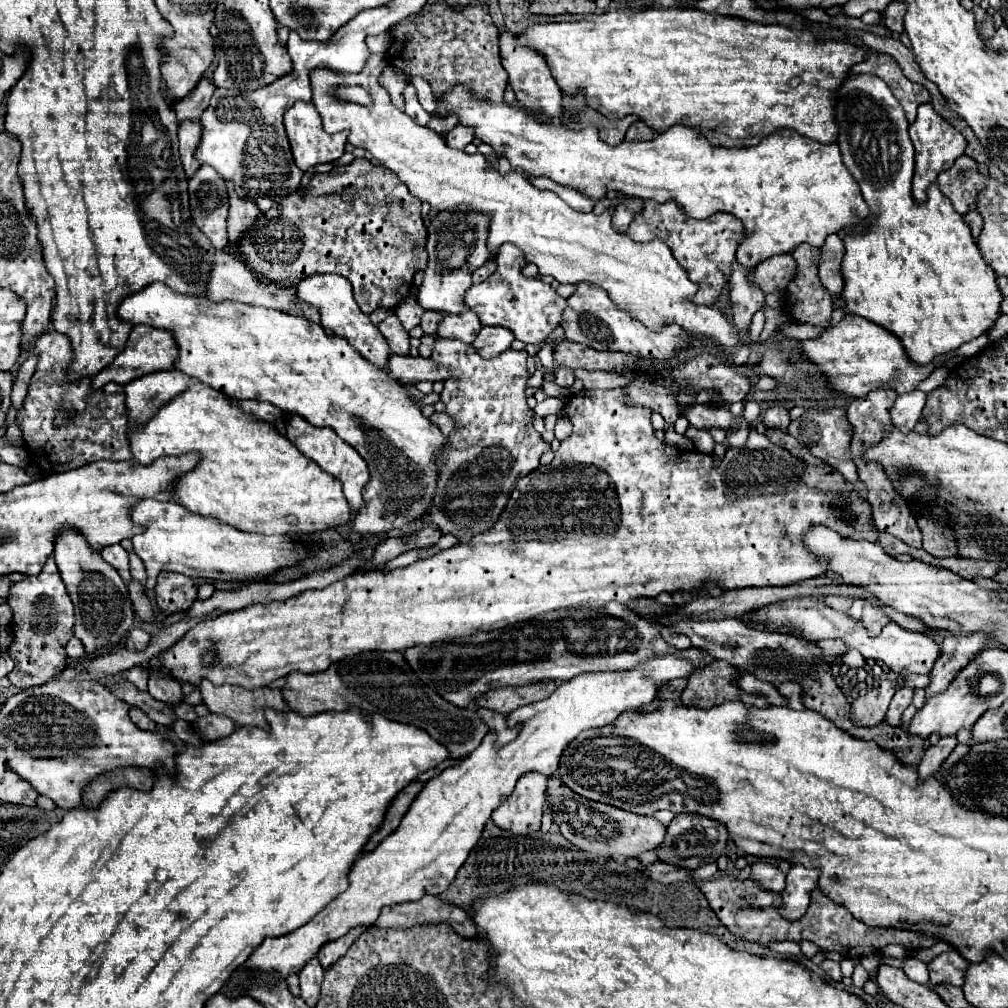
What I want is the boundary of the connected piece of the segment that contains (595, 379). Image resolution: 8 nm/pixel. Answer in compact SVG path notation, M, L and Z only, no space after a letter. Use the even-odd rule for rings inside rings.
M577 369L575 379L583 381L585 389L611 389L611 387L625 387L629 383L627 375L607 371L585 371L585 369Z

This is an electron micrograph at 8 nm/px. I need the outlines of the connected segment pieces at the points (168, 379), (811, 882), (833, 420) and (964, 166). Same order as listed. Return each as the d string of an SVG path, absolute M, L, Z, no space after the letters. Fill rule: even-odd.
M177 369L155 371L131 381L125 387L129 421L135 421L135 417L151 417L155 405L171 401L175 393L183 393L183 389L187 389L191 383L193 379Z
M791 865L787 873L787 887L783 889L783 915L791 921L799 919L809 905L811 891L817 889L819 869L805 869L803 865Z
M833 407L833 409L825 409L825 411L819 411L819 409L805 409L805 413L801 417L797 417L795 421L791 421L789 425L789 433L801 441L801 445L805 445L815 457L823 459L827 465L831 465L833 469L837 469L843 479L847 483L851 483L853 487L857 487L859 491L859 497L861 499L867 499L867 487L865 483L859 479L857 475L857 467L851 459L851 449L849 449L849 443L851 443L851 437L853 437L853 429L845 417L845 409L839 409L839 407Z
M959 157L951 169L939 173L937 183L945 197L951 199L957 213L965 215L975 209L975 197L983 187L985 175L979 173L979 163L973 157Z

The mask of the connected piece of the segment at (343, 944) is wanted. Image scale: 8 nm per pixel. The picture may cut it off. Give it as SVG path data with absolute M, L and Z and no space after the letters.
M355 927L355 929L351 929L345 937L339 937L339 939L335 939L335 941L327 941L327 943L319 949L319 953L317 953L321 965L327 969L327 965L333 965L339 957L343 957L343 955L347 953L347 949L353 945L353 941L355 941L363 931L365 931L365 927Z

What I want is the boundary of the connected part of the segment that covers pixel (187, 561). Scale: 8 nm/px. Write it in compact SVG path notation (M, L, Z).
M135 499L131 505L131 521L133 525L143 527L143 533L133 535L131 543L145 563L145 585L149 593L155 587L155 577L159 571L175 571L191 579L265 579L281 567L299 563L307 555L307 551L297 545L293 537L243 533L219 521L211 521L209 517L187 513L187 509L175 505L173 501L163 503L157 499Z

